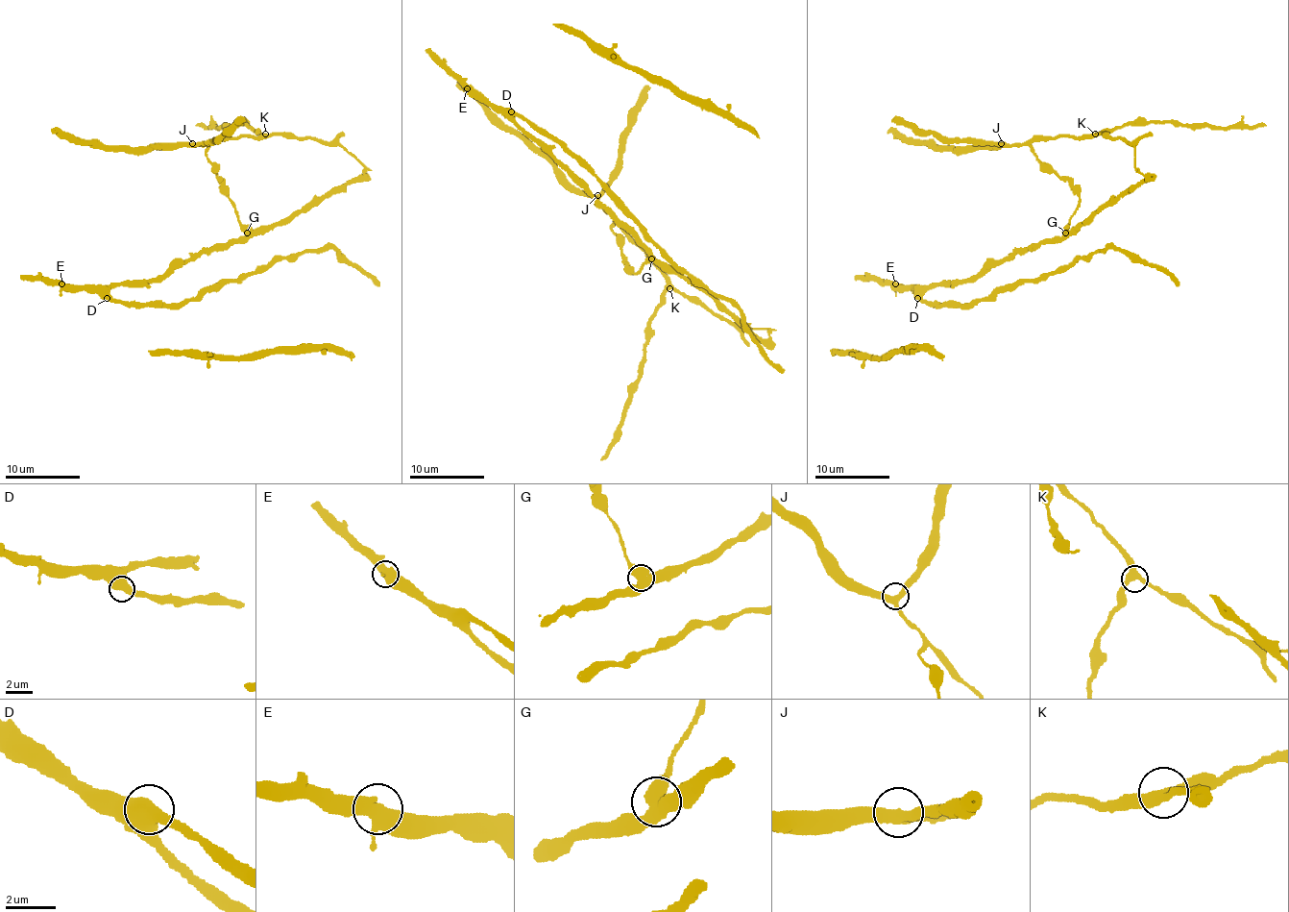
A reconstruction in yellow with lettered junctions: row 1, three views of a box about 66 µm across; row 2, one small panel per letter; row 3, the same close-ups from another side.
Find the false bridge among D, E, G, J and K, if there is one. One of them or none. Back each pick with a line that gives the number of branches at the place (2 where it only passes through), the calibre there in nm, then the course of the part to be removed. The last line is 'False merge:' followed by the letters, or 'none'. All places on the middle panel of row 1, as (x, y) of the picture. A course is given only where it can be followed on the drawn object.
False merge: none

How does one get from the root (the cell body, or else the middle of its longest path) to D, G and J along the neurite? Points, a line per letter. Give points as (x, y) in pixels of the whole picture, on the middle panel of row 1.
D: (584, 187), (513, 118), (511, 111)
G: (584, 187), (651, 258)
J: (584, 187), (649, 255), (636, 273), (623, 260), (621, 243), (610, 229), (612, 215), (601, 205), (597, 195)

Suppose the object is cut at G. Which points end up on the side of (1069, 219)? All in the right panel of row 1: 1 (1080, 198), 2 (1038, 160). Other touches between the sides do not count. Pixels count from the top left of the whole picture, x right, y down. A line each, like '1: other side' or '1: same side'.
1: same side
2: same side

